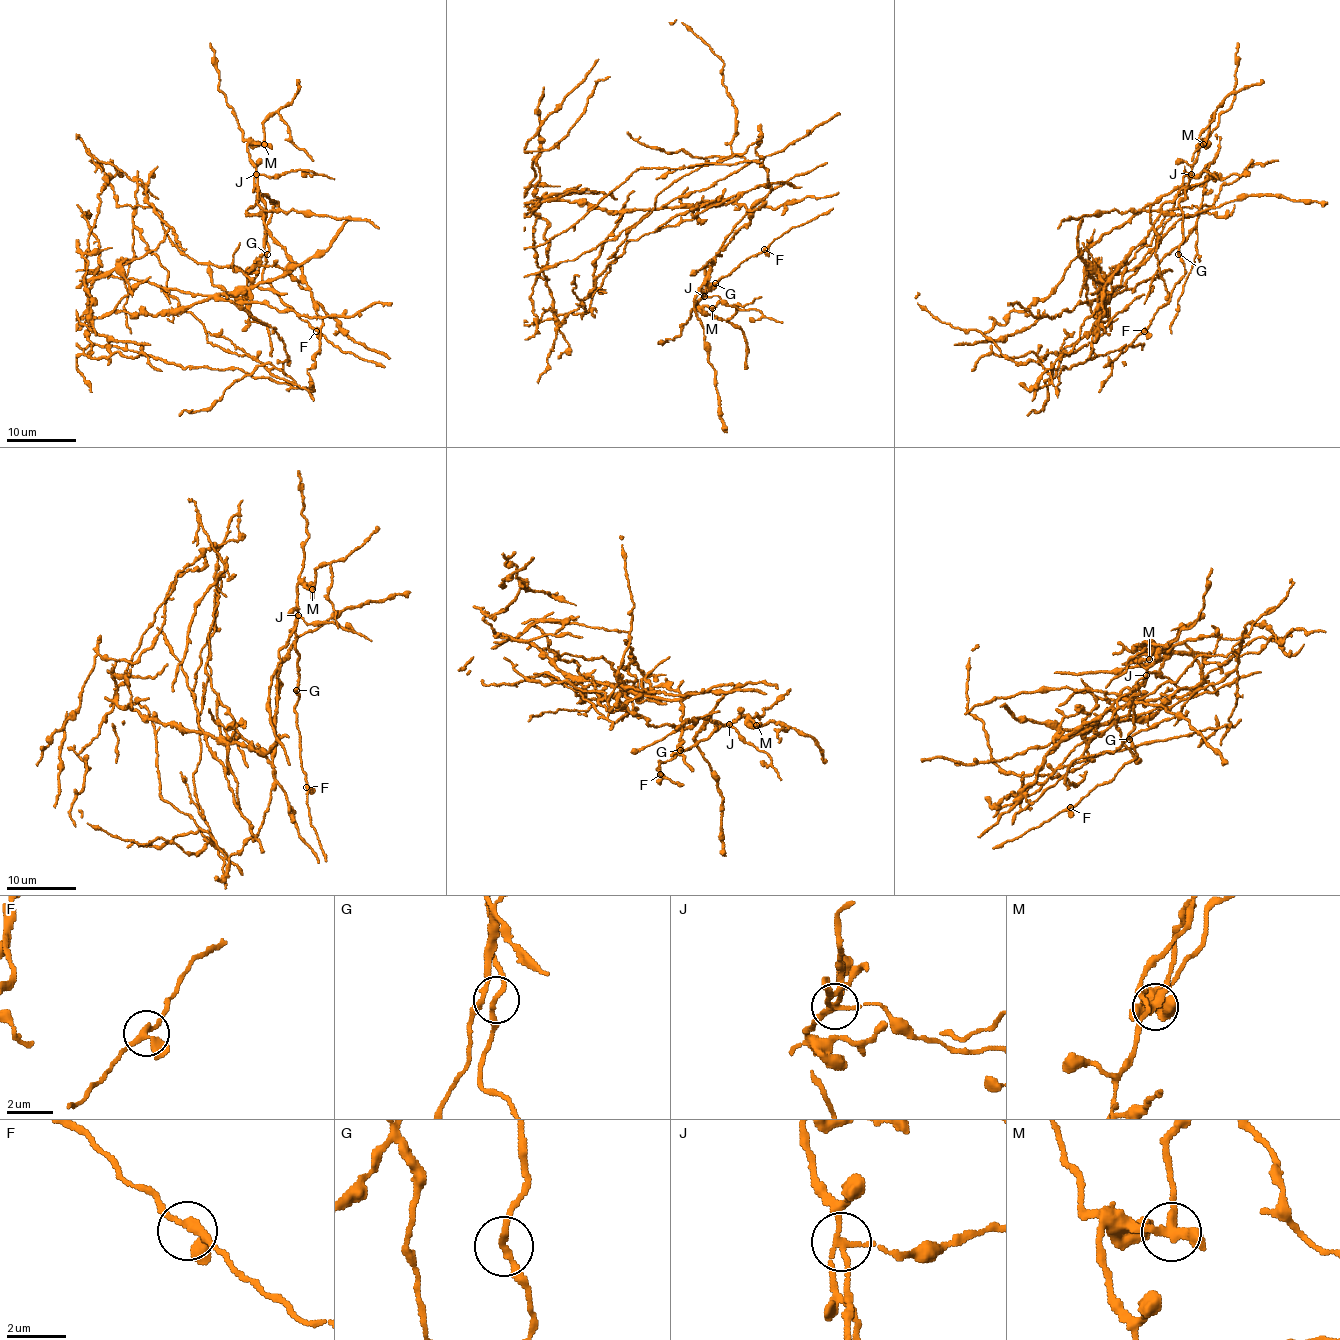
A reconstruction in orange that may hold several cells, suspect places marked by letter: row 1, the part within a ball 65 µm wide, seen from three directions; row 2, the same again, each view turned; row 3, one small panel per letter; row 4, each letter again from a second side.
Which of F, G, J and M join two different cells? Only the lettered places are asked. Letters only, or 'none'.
J, M

